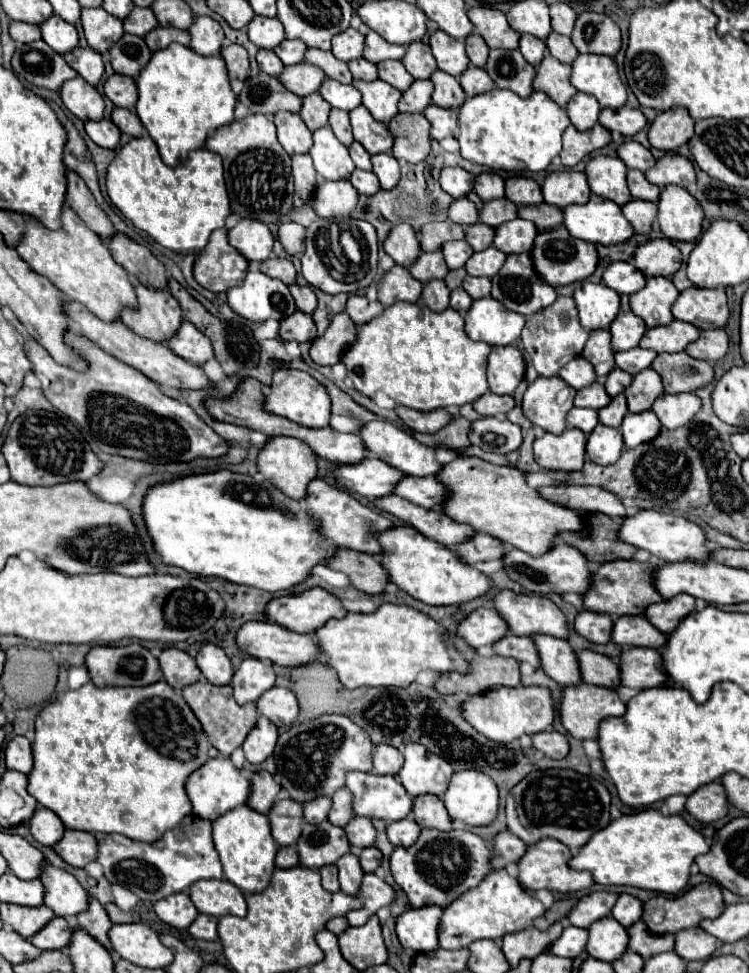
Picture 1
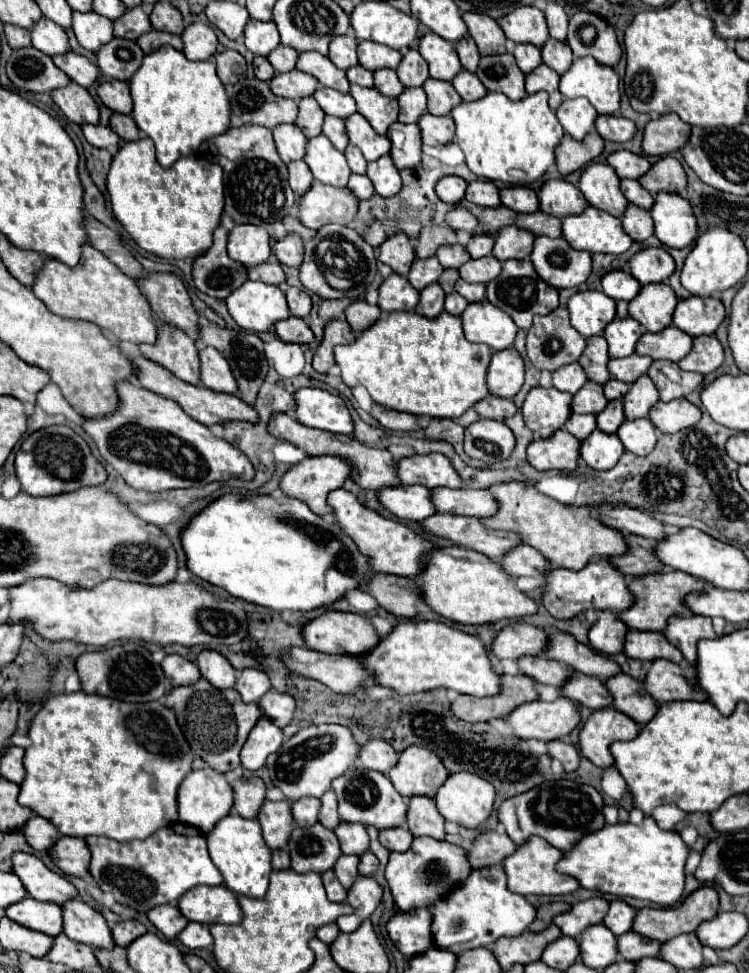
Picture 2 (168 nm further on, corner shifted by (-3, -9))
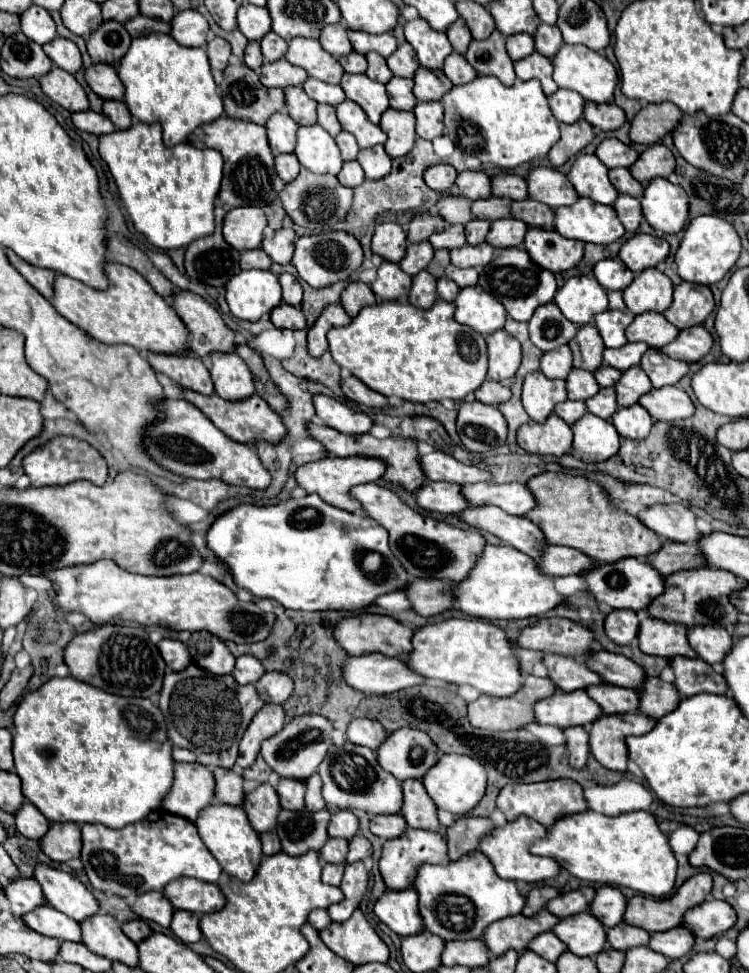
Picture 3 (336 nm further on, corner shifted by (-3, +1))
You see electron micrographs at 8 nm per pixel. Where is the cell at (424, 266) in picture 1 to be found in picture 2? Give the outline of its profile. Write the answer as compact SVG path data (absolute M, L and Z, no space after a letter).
M436 256L426 258L426 260L416 258L416 260L412 262L410 274L408 274L408 282L410 282L416 290L422 290L424 286L436 282L442 272L444 272L444 268L440 266L440 262L438 262Z

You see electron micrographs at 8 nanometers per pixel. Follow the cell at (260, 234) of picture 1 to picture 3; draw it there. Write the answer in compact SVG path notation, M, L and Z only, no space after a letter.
M256 206L234 208L224 218L224 240L236 250L260 248L266 228L266 216Z

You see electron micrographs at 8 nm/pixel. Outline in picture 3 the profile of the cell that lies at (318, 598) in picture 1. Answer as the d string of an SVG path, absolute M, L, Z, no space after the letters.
M352 614L346 618L340 618L334 628L334 640L352 656L362 656L362 654L372 654L372 652L380 652L386 656L404 656L406 652L410 652L412 644L412 630L402 626L398 620L394 620L392 616L382 616L382 614Z

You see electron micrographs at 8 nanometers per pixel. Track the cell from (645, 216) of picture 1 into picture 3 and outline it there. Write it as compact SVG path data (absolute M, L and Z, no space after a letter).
M620 196L614 202L614 208L616 208L618 220L624 224L624 228L634 234L642 222L642 218L644 218L642 208L640 208L640 200L636 200L632 196Z

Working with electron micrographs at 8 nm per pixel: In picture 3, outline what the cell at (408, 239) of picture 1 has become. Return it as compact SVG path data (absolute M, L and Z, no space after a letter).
M380 224L380 226L376 226L372 246L374 246L372 248L374 254L380 254L384 260L400 262L408 248L408 238L406 238L406 232L402 230L402 226Z

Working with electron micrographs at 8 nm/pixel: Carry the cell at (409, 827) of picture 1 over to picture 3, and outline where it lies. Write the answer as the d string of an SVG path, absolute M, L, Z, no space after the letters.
M400 814L390 816L372 816L370 818L370 830L382 840L390 840L396 836L402 836L406 832L408 824L404 824L404 818Z

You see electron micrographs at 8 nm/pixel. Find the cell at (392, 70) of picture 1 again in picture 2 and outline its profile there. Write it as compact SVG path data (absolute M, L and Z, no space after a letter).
M382 68L382 70L376 70L374 72L374 88L384 94L384 96L392 96L392 98L398 98L404 90L402 82L396 78L396 72L390 70L390 68Z

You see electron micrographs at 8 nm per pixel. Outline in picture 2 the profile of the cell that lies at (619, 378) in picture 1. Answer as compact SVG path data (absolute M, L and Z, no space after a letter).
M610 378L610 380L604 384L604 396L606 396L608 400L618 400L618 398L622 398L626 392L628 392L628 384L624 384L624 382L616 380L616 378Z

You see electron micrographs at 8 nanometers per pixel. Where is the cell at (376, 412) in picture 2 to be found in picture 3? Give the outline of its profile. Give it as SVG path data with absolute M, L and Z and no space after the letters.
M350 378L350 380L342 380L342 390L348 398L352 398L358 404L364 404L368 408L388 408L388 400L386 396L370 390L366 384L362 384L358 378Z

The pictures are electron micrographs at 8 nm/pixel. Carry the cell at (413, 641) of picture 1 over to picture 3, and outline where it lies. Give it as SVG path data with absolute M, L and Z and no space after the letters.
M448 618L414 630L412 652L402 662L416 674L450 684L468 684L488 696L512 696L522 686L518 660L506 634L482 618Z

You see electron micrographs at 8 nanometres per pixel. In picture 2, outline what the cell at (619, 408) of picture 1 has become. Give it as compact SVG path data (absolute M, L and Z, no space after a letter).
M612 400L606 404L606 408L596 416L598 418L598 428L606 430L608 434L616 432L620 424L624 422L624 410L622 410L622 400Z

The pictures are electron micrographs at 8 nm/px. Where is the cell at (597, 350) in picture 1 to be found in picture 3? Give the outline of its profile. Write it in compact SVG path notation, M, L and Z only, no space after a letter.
M594 324L582 326L574 340L570 342L570 348L574 354L574 368L594 372L596 368L602 366L602 352L606 346Z

